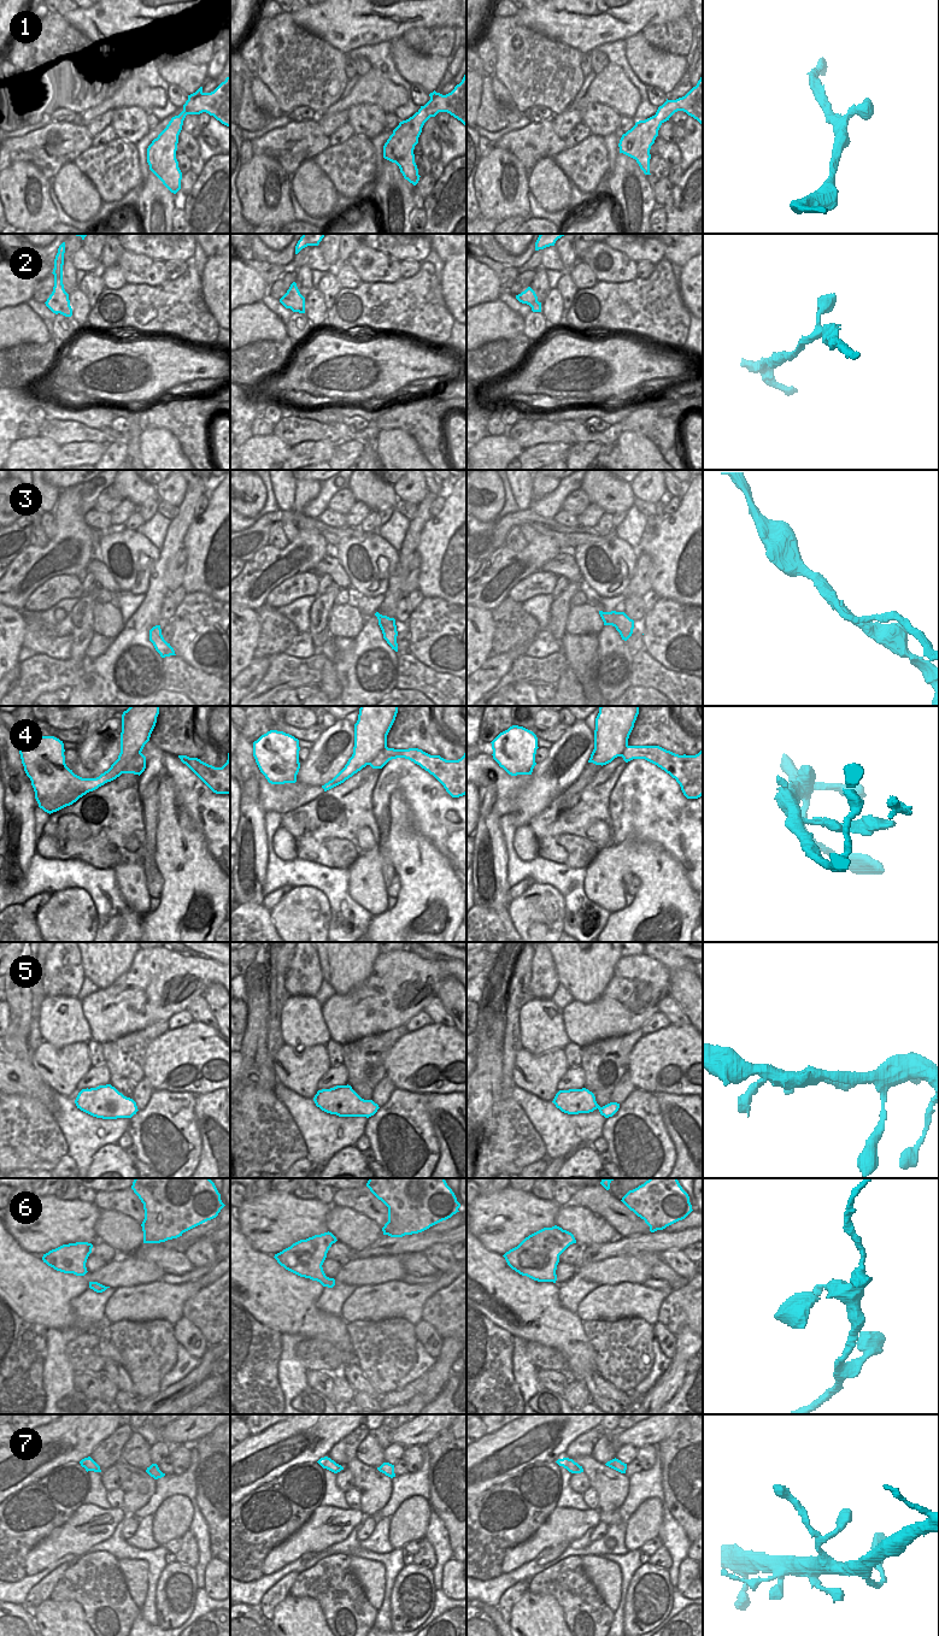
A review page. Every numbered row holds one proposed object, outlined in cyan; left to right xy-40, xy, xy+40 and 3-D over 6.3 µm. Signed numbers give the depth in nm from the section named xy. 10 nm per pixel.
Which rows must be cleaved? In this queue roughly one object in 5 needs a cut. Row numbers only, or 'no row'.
3

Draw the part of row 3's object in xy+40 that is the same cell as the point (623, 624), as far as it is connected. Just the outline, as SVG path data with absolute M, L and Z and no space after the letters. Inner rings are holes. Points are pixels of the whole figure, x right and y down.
M603 612L599 614L604 623L609 622L612 626L617 629L622 640L627 641L633 634L634 620L630 619L624 612Z

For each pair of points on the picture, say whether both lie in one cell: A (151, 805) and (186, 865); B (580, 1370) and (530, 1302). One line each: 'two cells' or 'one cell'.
A: two cells
B: one cell

